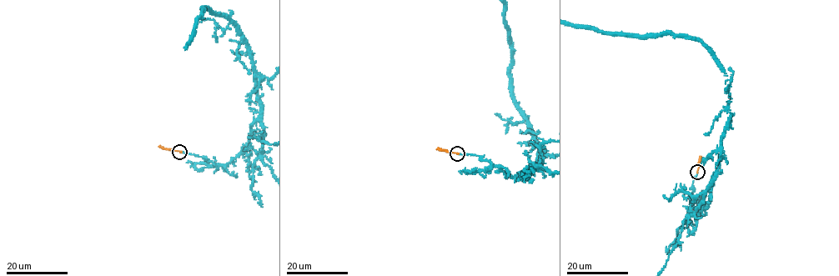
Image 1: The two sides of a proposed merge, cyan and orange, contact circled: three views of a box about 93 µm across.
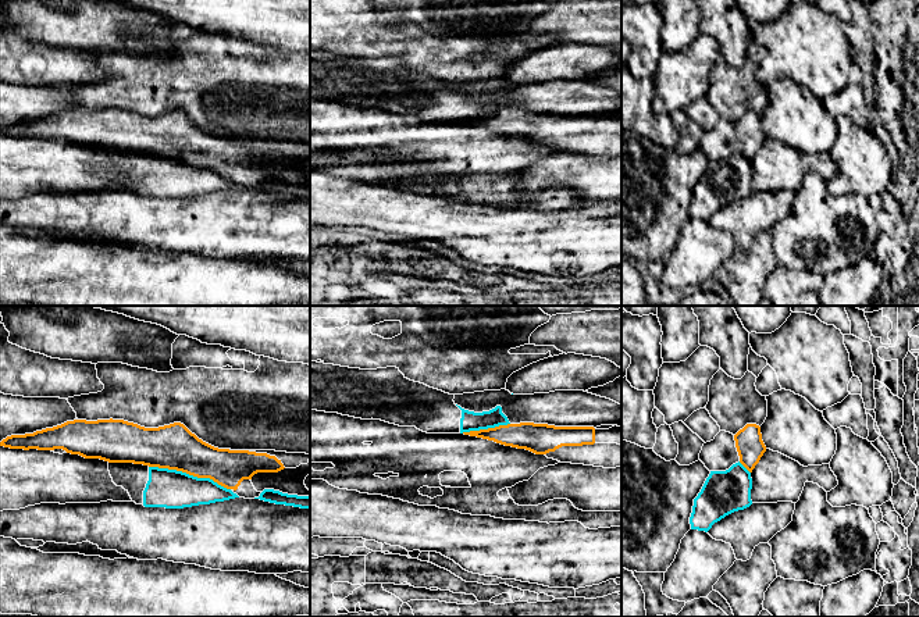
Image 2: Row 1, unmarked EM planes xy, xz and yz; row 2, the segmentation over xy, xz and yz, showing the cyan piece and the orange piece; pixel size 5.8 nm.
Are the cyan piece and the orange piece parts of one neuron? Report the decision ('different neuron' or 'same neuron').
different neuron

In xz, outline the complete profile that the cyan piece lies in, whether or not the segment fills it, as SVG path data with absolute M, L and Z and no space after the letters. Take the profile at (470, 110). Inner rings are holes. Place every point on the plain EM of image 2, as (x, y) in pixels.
M310 49L310 99L416 115L427 122L463 122L510 113L501 94L474 101L456 94L453 88L455 83L407 68L396 56L360 58Z

